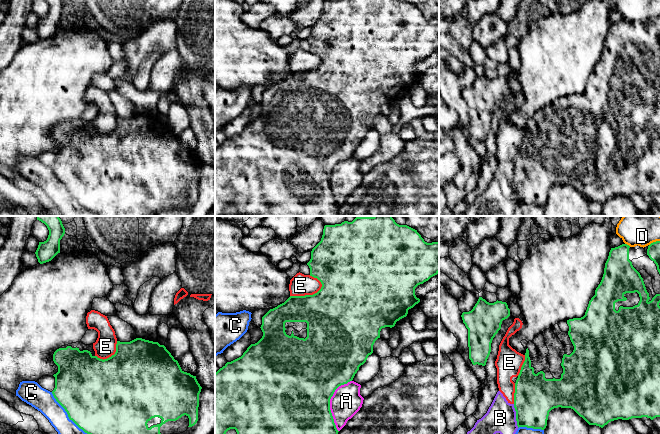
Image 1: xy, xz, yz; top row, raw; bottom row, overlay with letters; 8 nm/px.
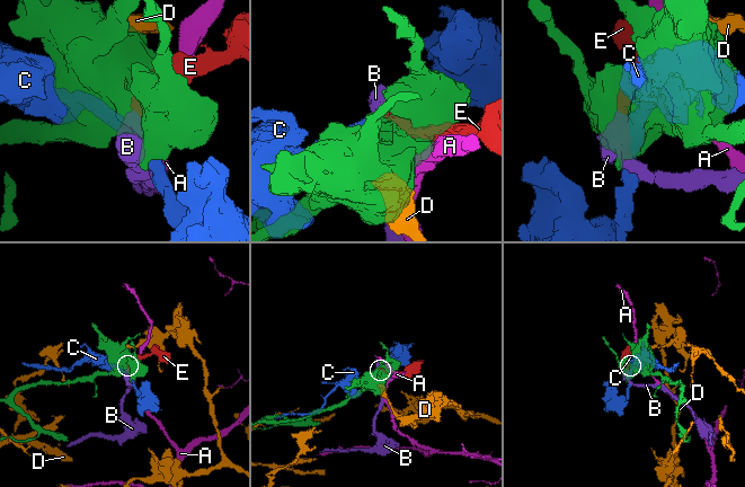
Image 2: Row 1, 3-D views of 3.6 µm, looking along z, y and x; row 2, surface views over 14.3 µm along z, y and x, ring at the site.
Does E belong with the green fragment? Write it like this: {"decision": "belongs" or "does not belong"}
{"decision": "does not belong"}

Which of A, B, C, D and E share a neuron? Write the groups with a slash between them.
A / B E / C / D

